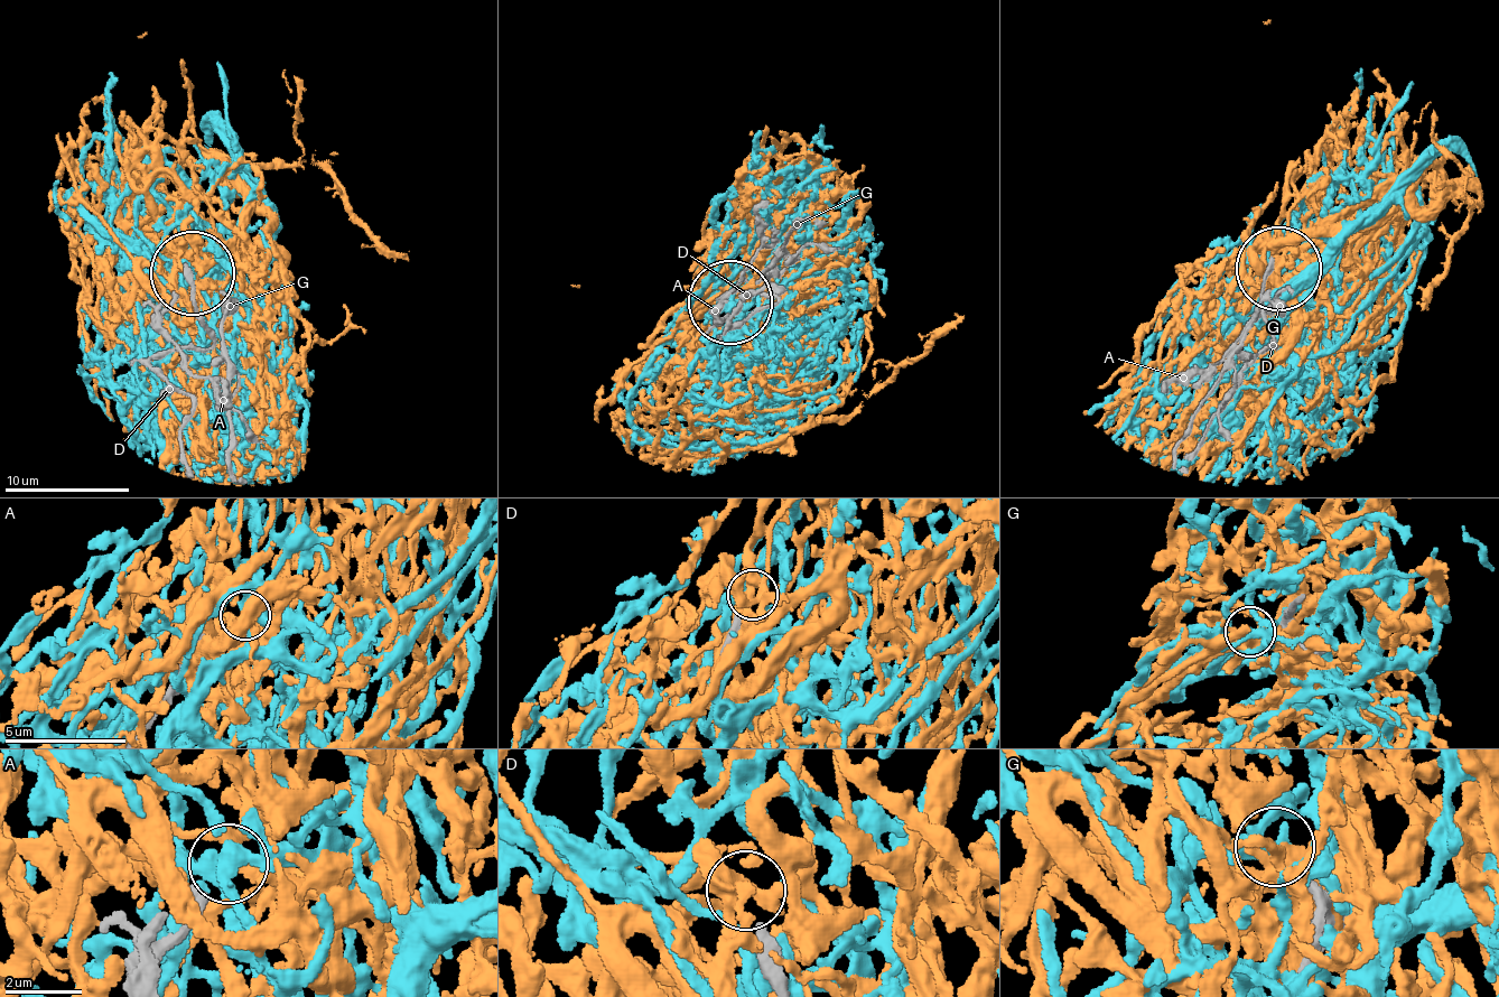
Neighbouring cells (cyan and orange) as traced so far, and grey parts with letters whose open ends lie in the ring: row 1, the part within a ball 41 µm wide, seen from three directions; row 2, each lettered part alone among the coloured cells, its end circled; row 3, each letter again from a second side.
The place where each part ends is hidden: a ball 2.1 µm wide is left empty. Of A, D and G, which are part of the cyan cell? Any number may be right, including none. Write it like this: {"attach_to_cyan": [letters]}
{"attach_to_cyan": ["A"]}

